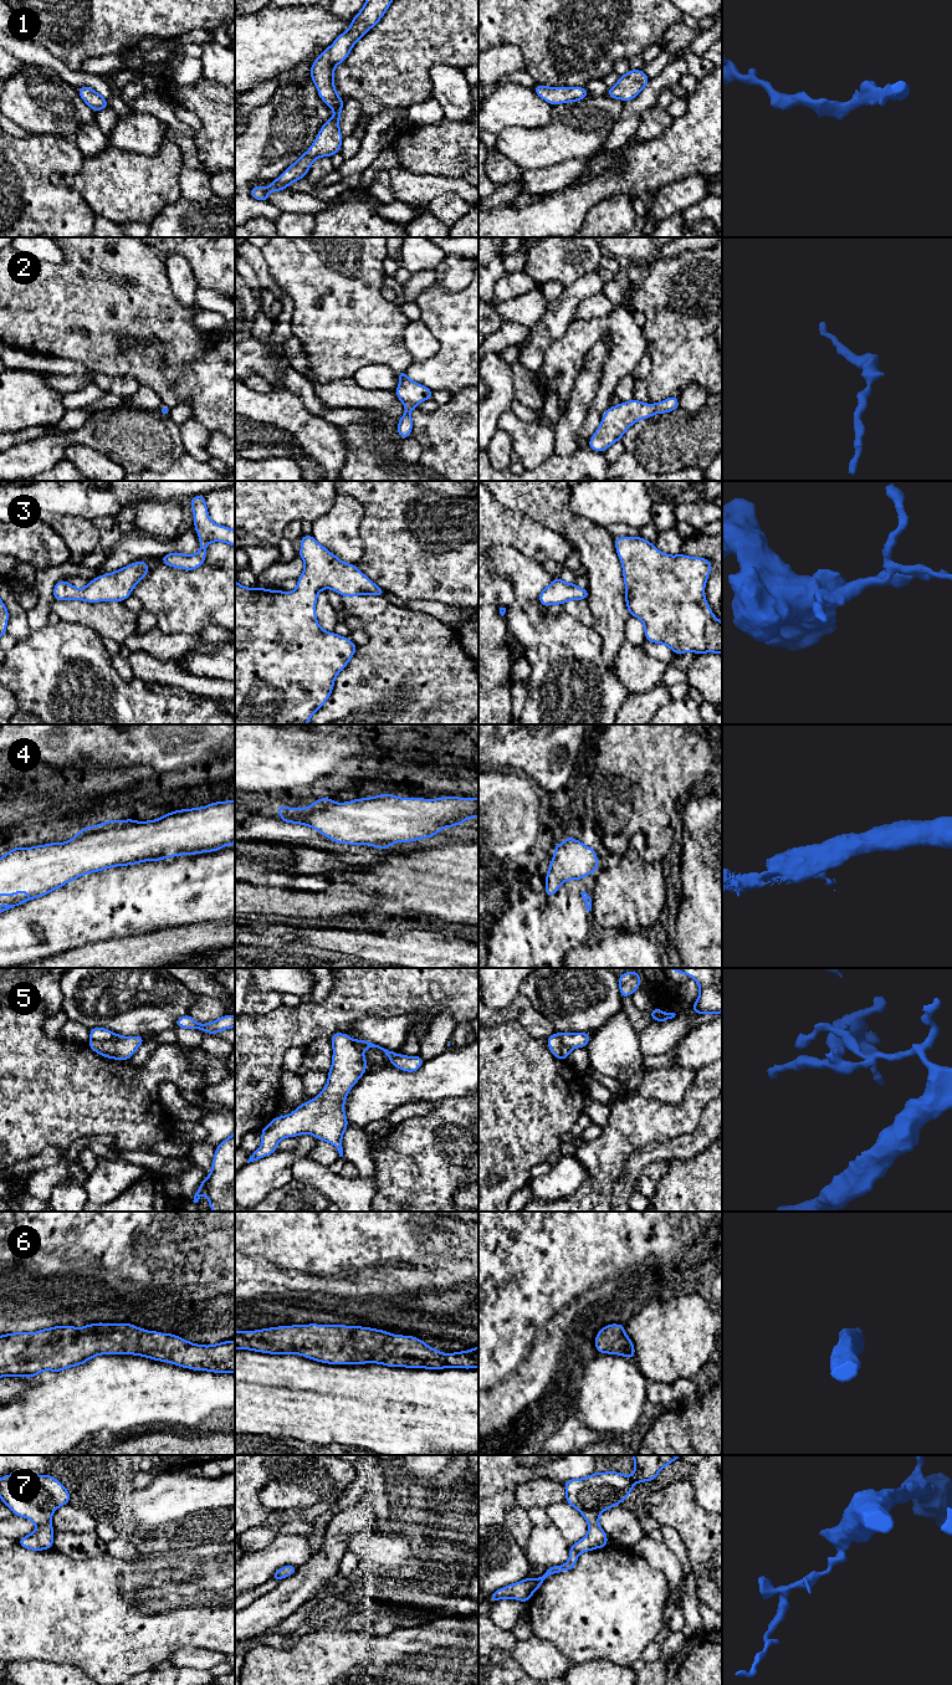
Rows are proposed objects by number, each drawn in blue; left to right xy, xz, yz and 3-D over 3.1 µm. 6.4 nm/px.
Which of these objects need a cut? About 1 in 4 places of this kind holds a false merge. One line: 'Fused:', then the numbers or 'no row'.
Fused: 5

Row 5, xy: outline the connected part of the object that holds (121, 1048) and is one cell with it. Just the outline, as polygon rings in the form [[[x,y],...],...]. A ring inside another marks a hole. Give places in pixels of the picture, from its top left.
[[[117,1035],[108,1041],[89,1040],[88,1046],[101,1056],[121,1061],[129,1060],[137,1049],[144,1043],[143,1035],[123,1036]]]

